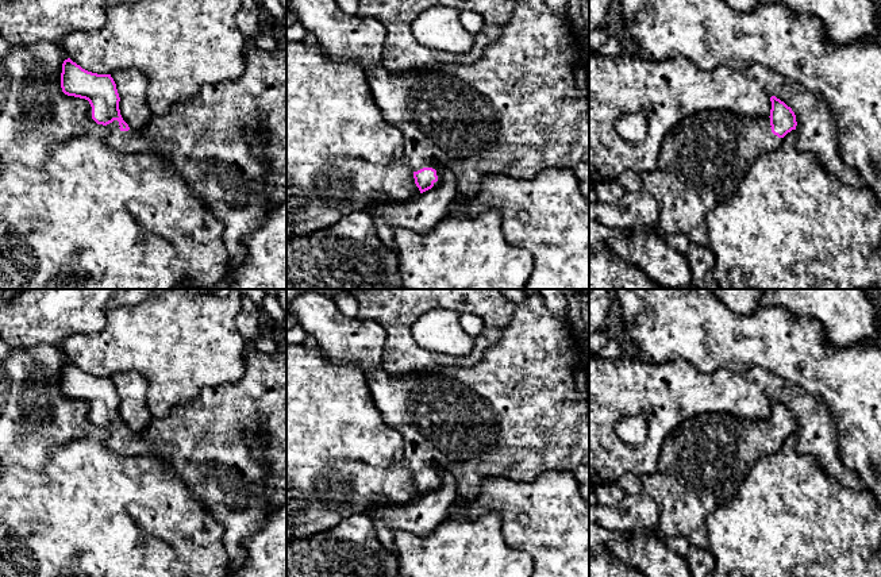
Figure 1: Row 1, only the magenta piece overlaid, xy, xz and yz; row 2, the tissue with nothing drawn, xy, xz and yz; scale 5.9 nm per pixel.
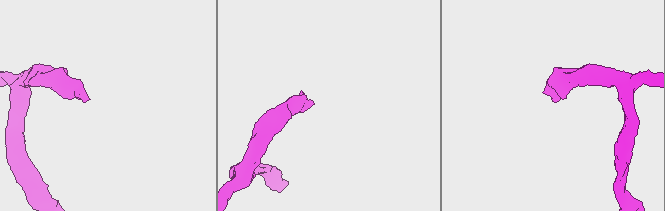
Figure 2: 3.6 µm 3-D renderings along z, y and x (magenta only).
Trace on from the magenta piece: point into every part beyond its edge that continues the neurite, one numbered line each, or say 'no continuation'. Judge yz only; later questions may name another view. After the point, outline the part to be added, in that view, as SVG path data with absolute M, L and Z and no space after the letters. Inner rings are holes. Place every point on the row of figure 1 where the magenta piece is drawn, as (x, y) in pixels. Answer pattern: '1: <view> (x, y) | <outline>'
1: yz (701, 160) | M711 109L682 119L666 134L659 146L655 169L640 176L640 189L657 201L663 235L684 234L693 245L708 247L707 223L709 212L735 193L739 181L762 154L780 146L781 138L774 135L770 127L770 118Z

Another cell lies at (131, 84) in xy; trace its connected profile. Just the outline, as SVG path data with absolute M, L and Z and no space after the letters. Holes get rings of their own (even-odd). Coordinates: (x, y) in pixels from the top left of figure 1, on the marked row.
M134 68L116 70L111 77L120 97L119 109L123 120L131 130L142 130L153 116L147 105L147 77Z

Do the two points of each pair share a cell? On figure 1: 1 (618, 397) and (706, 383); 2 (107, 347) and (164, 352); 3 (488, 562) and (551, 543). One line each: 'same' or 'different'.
1: same
2: same
3: different

